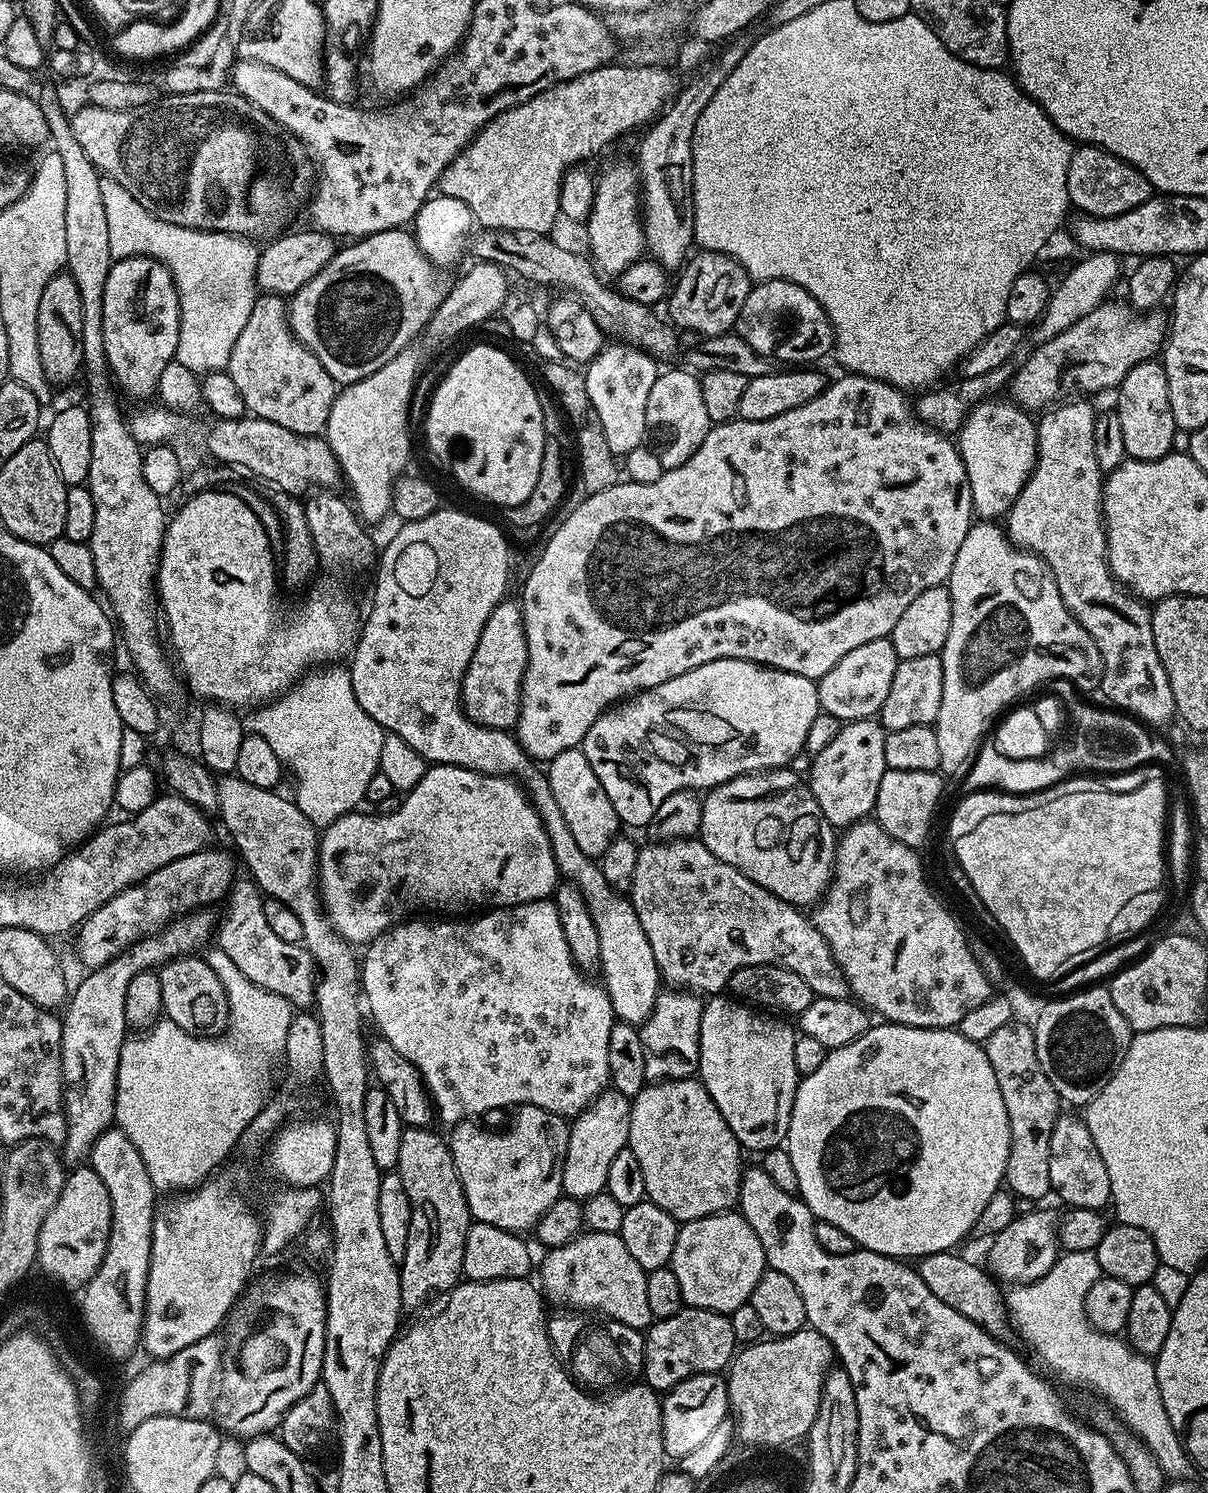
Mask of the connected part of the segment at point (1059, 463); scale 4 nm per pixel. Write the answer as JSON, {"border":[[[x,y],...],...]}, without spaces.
{"border":[[[1068,398],[1039,417],[1036,426],[1036,465],[1026,486],[1022,486],[1018,498],[1013,502],[1012,509],[1006,514],[1006,531],[1016,547],[1032,552],[1044,561],[1056,579],[1058,594],[1062,594],[1066,610],[1070,610],[1082,630],[1094,638],[1094,646],[1098,646],[1098,654],[1102,654],[1104,667],[1099,691],[1106,690],[1119,711],[1127,712],[1145,725],[1164,724],[1176,716],[1176,703],[1170,690],[1170,678],[1166,678],[1162,658],[1158,658],[1158,646],[1154,646],[1152,613],[1149,605],[1129,592],[1108,569],[1104,485],[1098,457],[1094,455],[1094,422],[1098,412],[1088,402],[1084,398]]]}

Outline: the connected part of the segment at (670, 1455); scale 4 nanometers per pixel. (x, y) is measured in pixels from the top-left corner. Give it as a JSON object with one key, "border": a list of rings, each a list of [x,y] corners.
{"border":[[[719,1372],[694,1374],[663,1393],[660,1409],[664,1455],[669,1461],[679,1462],[682,1454],[691,1454],[703,1440],[710,1438],[718,1422],[729,1419],[727,1379]]]}

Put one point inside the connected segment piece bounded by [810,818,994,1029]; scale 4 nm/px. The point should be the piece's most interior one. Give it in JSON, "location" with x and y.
{"location":[903,955]}

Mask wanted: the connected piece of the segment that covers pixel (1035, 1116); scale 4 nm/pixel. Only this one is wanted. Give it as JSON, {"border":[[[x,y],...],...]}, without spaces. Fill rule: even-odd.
{"border":[[[1013,1018],[995,1034],[990,1034],[990,1038],[984,1041],[982,1047],[986,1058],[990,1058],[994,1078],[998,1078],[998,1090],[1002,1090],[1002,1102],[1006,1102],[1006,1118],[1010,1122],[1010,1158],[1006,1158],[1004,1184],[1007,1191],[1021,1201],[1040,1200],[1044,1195],[1052,1192],[1050,1134],[1054,1130],[1056,1120],[1062,1115],[1060,1095],[1054,1090],[1054,1086],[1050,1086],[1050,1078],[1046,1078],[1046,1070],[1042,1070],[1042,1062],[1038,1062],[1036,1034],[1031,1023],[1023,1024],[1020,1018]]]}

